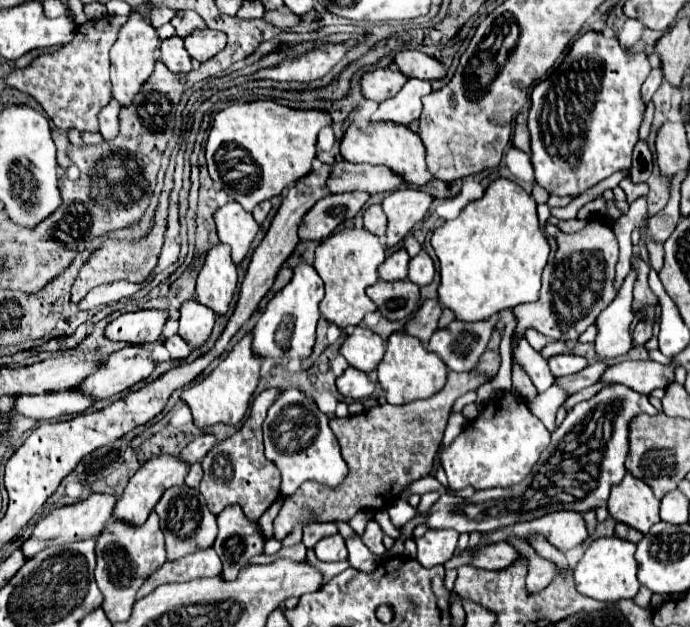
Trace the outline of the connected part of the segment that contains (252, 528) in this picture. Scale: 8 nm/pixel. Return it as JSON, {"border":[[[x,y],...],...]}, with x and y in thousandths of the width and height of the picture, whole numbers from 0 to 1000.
{"border":[[[333,805],[316,821],[316,844],[310,879],[325,901],[319,920],[336,927],[368,885],[383,882],[383,856],[377,841],[359,831],[345,805]]]}

